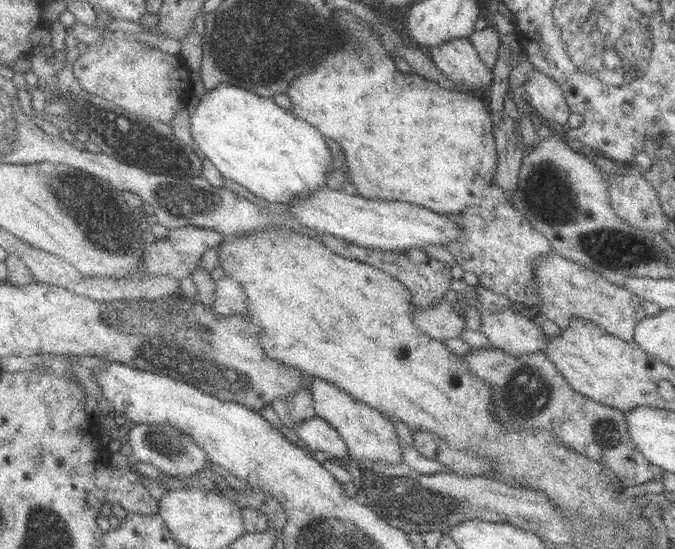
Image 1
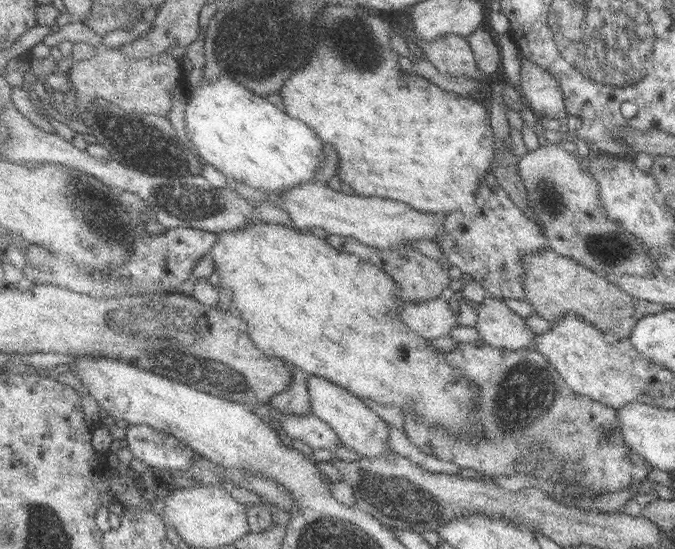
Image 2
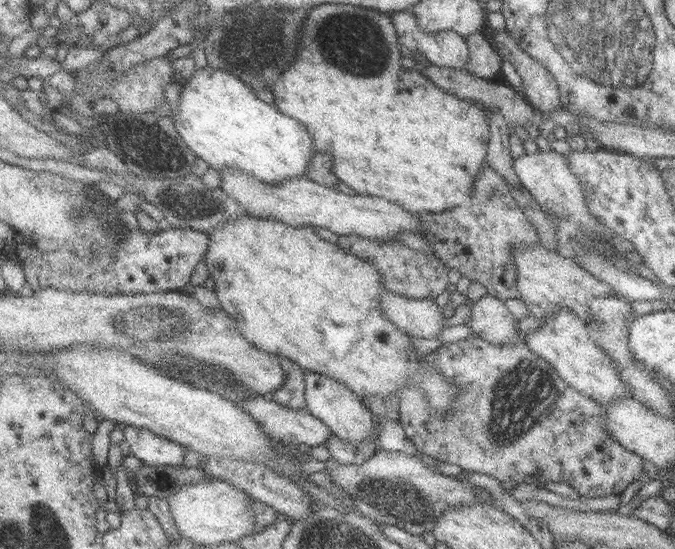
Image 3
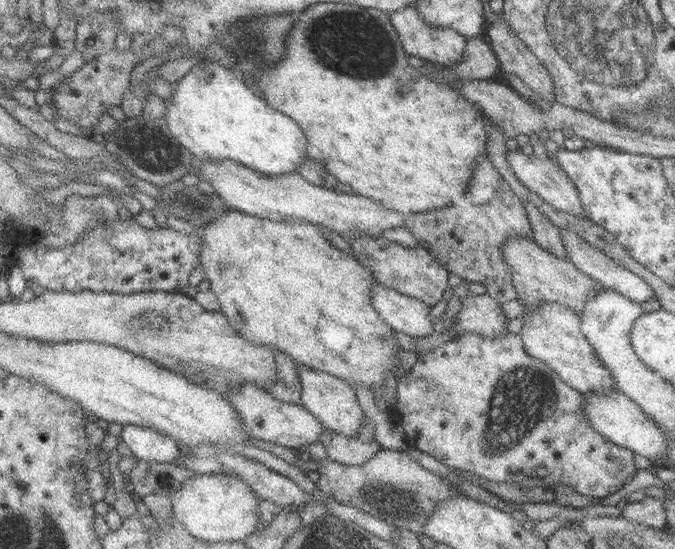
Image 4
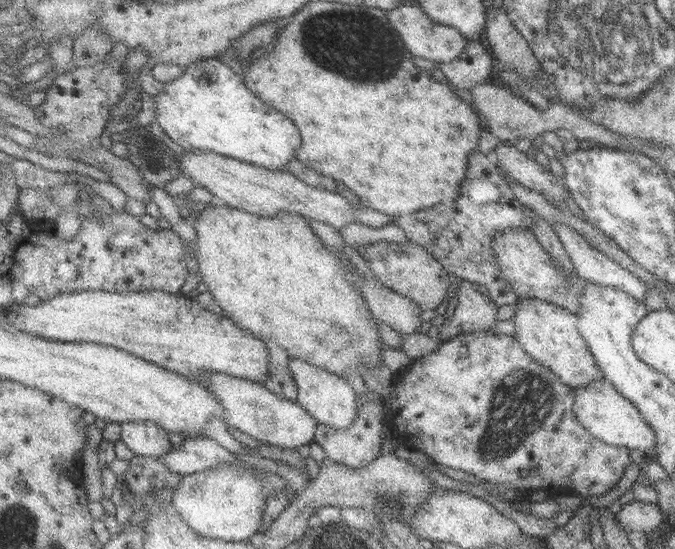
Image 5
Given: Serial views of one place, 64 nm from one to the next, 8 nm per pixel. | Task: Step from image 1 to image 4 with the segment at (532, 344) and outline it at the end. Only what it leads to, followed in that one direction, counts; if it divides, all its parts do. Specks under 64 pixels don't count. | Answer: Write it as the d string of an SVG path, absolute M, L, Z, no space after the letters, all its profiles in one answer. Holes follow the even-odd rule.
M469 292L464 298L462 298L463 307L459 314L456 316L456 321L451 330L461 333L482 333L488 336L488 338L502 338L502 335L508 333L506 330L506 324L510 321L506 316L506 310L502 306L502 302L493 298L488 292L482 295Z

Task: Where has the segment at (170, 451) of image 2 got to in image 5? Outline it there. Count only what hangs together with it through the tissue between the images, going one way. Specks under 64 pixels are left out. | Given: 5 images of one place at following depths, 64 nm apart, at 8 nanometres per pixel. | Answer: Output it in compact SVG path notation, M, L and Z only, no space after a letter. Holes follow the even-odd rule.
M155 420L128 421L121 424L122 438L139 455L163 458L173 450L170 431Z

